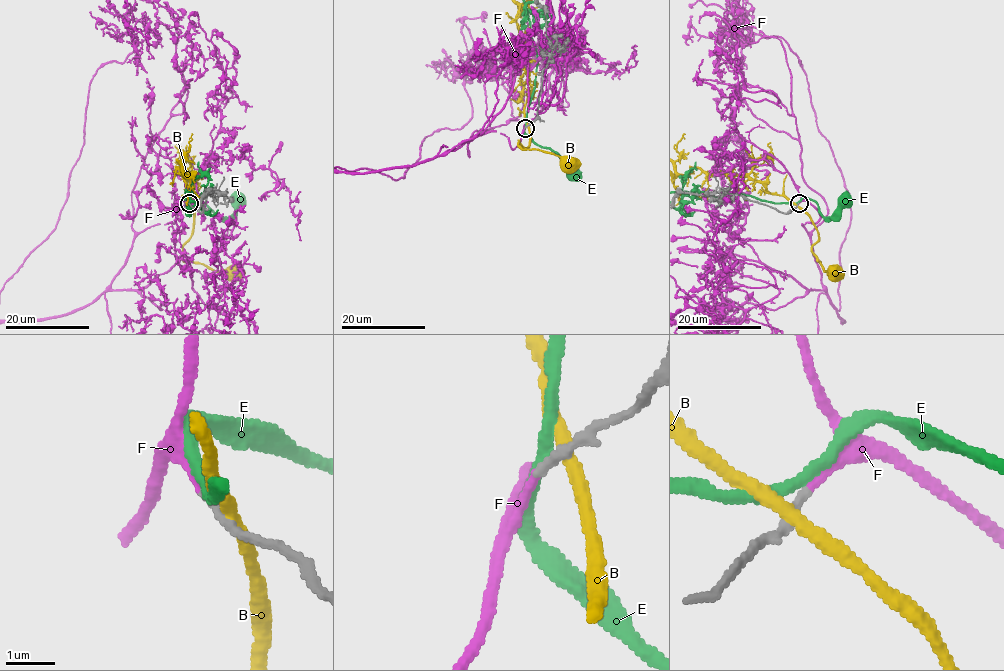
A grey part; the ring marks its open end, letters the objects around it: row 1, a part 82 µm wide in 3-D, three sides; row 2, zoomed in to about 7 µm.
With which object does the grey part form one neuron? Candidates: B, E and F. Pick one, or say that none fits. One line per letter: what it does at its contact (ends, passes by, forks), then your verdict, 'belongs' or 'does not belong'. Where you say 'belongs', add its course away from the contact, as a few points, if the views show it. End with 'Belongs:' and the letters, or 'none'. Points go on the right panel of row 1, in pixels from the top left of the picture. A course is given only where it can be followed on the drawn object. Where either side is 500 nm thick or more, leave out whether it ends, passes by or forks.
B: it passes by | does not belong
E: it passes by | does not belong
F: it ends | belongs
Belongs: F

